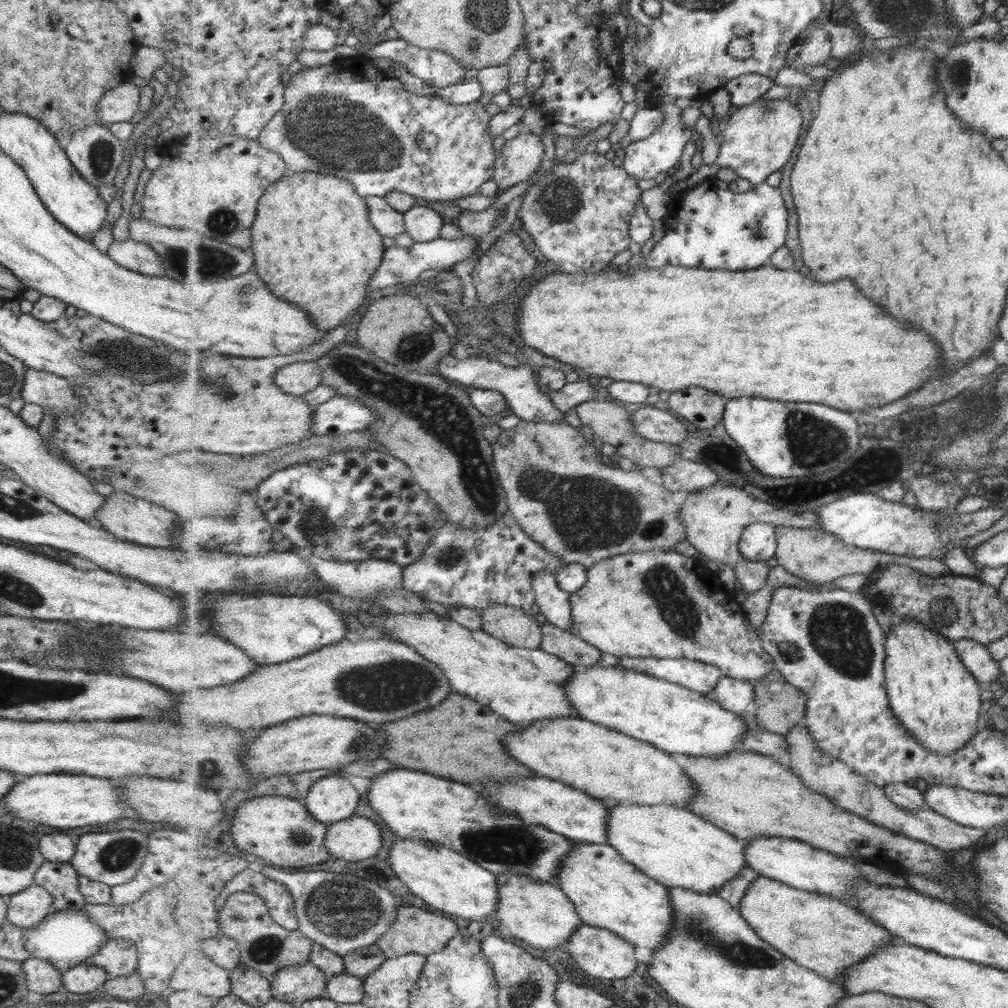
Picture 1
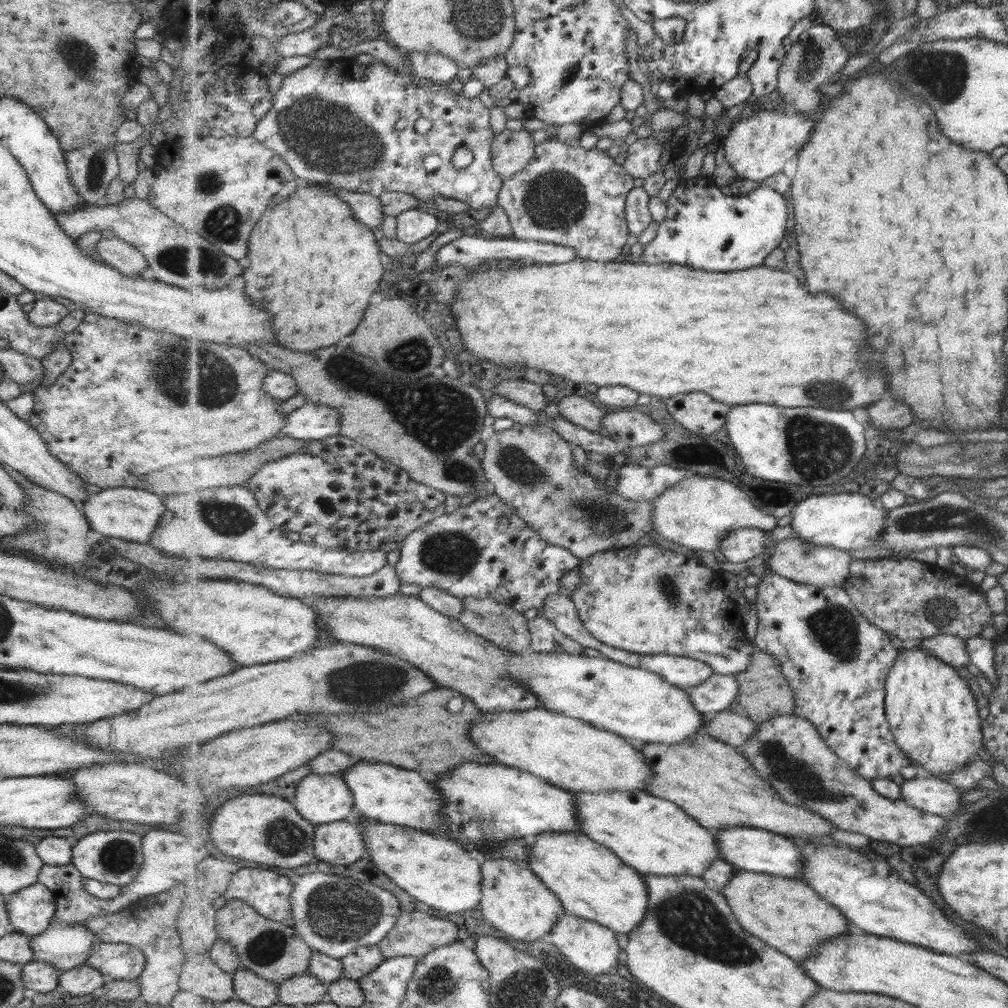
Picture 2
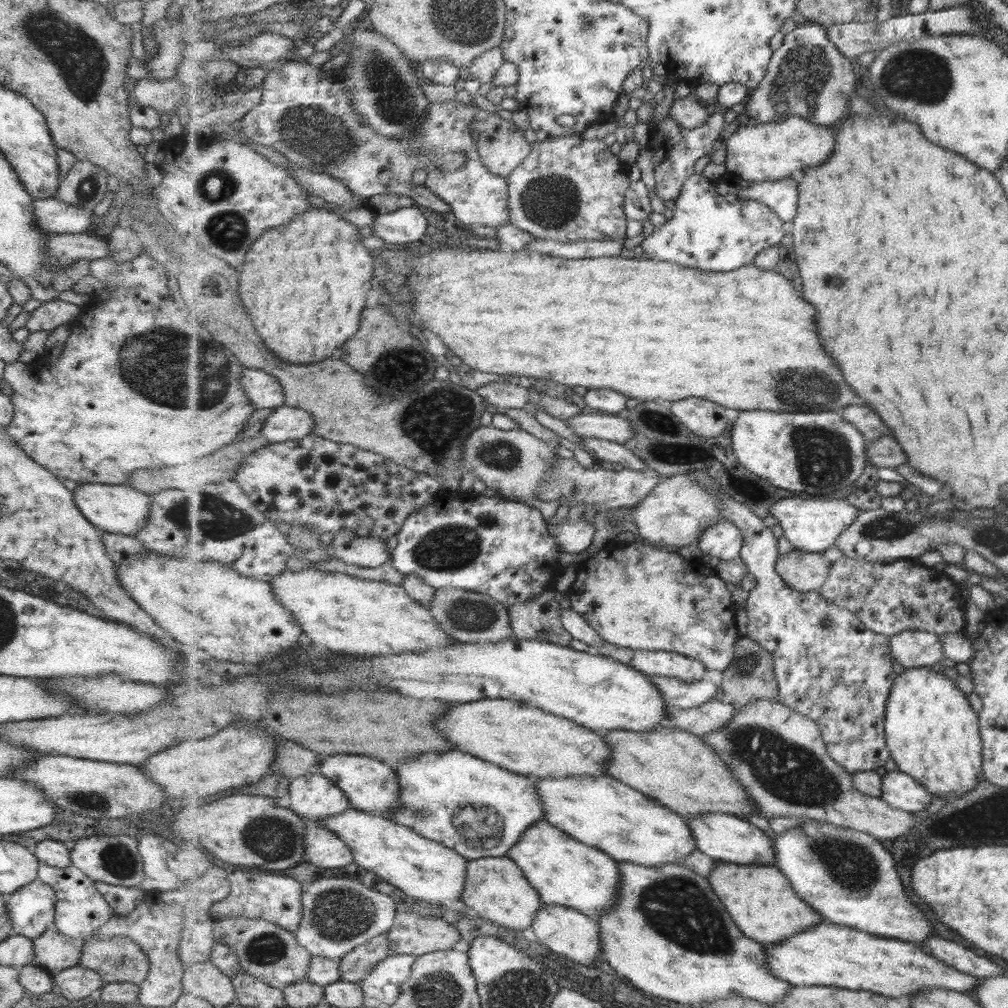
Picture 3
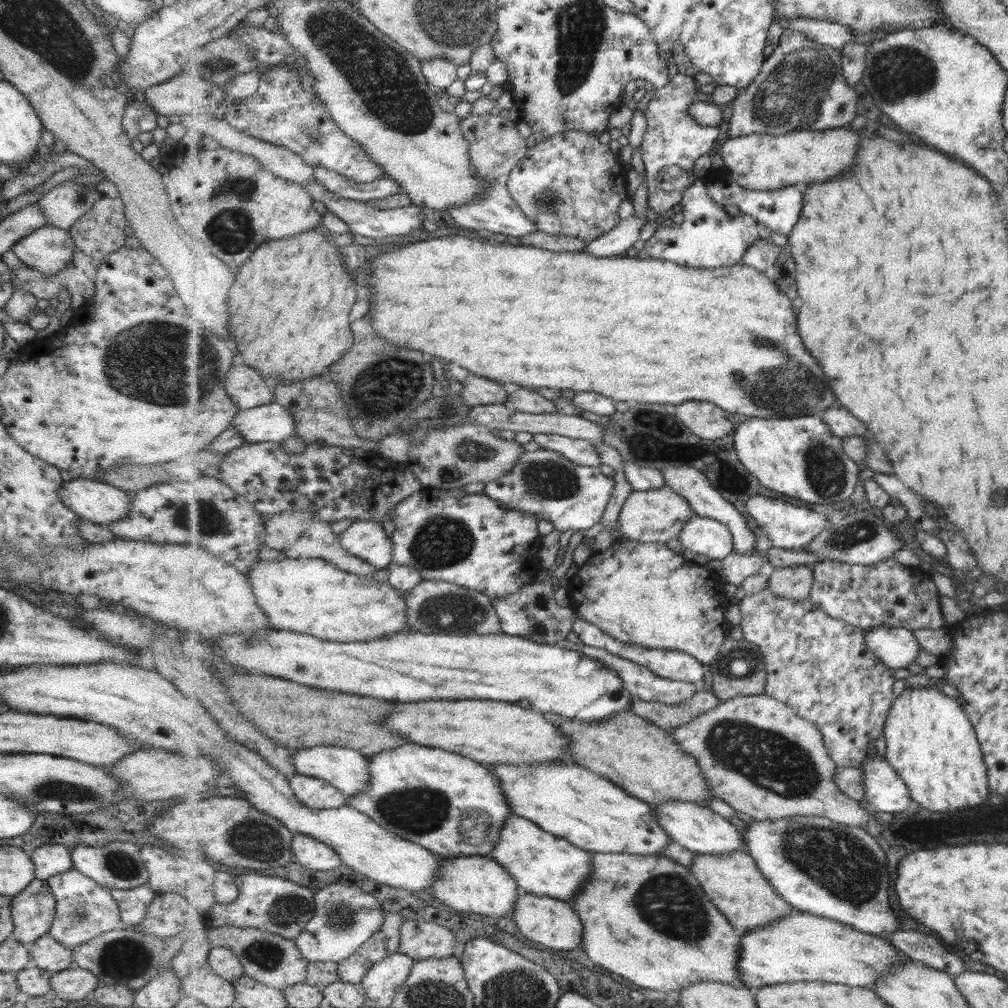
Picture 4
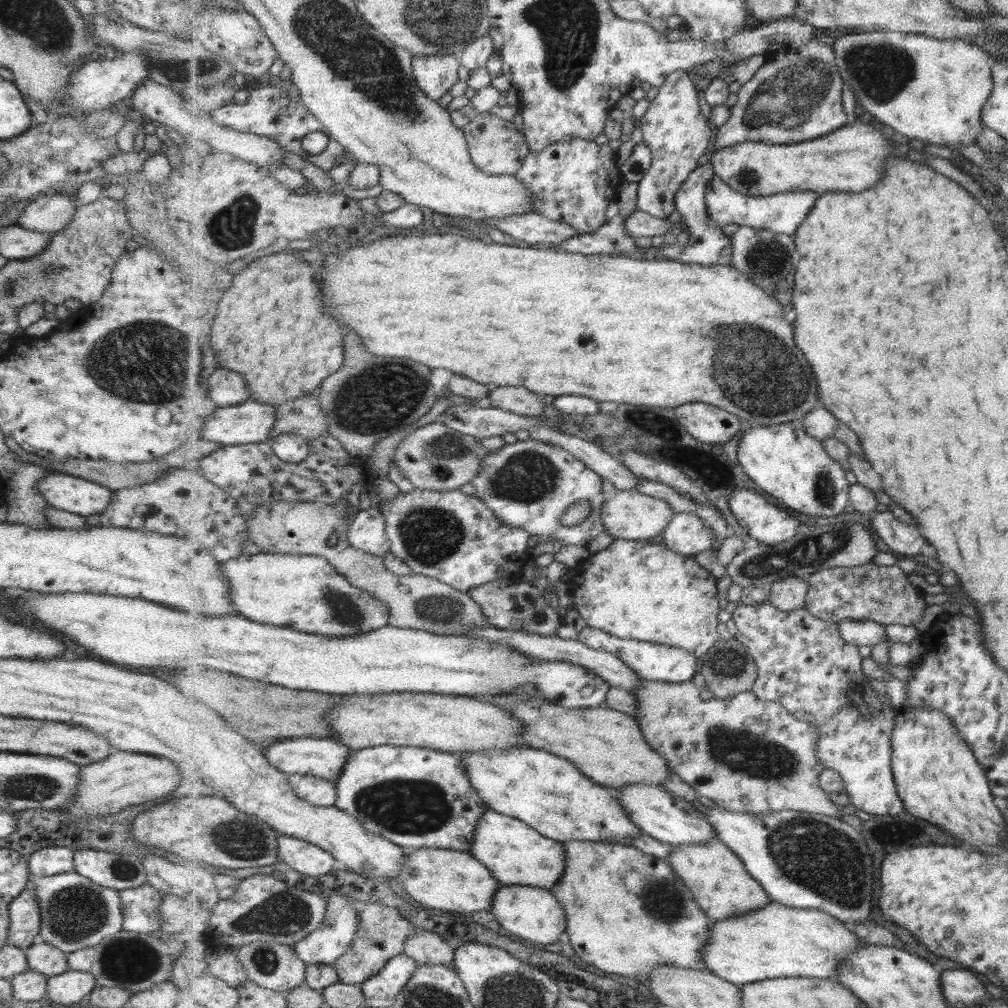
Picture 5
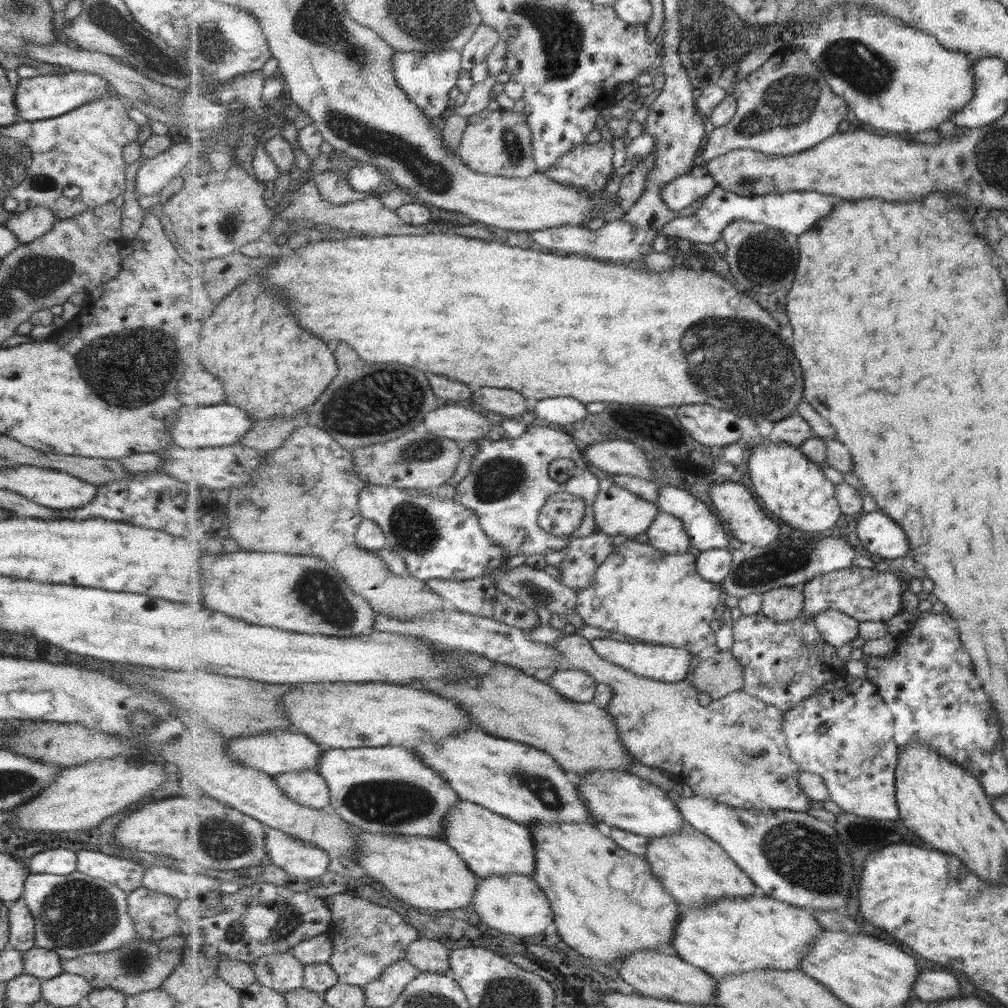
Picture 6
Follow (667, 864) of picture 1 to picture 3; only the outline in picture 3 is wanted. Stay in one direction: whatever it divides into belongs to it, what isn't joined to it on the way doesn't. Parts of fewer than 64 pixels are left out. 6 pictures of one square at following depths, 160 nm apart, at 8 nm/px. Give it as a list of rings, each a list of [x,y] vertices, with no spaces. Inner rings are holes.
[[[611,776],[532,778],[545,811],[544,820],[575,840],[594,846],[617,861],[659,866],[682,862],[698,849],[687,817]]]

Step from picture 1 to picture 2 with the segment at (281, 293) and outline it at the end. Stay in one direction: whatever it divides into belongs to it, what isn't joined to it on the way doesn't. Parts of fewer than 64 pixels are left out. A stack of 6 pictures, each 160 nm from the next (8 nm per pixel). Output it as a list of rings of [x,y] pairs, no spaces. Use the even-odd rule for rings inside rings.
[[[302,183],[287,200],[276,204],[274,208],[263,213],[262,218],[260,218],[260,221],[255,225],[252,232],[255,232],[255,234],[251,236],[251,254],[249,254],[251,266],[248,266],[244,270],[243,278],[240,278],[240,282],[244,285],[244,291],[253,303],[259,302],[259,304],[263,304],[263,308],[273,314],[273,322],[275,324],[272,327],[274,333],[277,334],[276,340],[278,340],[278,344],[294,351],[312,352],[313,350],[333,346],[343,336],[352,335],[358,329],[358,326],[362,324],[362,320],[366,316],[366,310],[370,306],[369,300],[371,300],[373,292],[379,291],[380,282],[383,280],[383,274],[385,274],[383,263],[386,259],[381,255],[381,250],[379,250],[379,244],[377,243],[375,234],[373,234],[373,229],[354,215],[350,204],[347,204],[347,202],[338,196],[333,186],[330,184],[315,183],[307,187],[307,185]]]

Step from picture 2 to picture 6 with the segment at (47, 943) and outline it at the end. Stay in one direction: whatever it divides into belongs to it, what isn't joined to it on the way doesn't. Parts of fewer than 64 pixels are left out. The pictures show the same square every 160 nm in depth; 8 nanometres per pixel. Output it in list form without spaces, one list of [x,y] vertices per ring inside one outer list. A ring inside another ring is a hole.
[[[35,946],[24,951],[22,965],[23,975],[39,980],[48,980],[62,974],[59,956],[51,950]]]

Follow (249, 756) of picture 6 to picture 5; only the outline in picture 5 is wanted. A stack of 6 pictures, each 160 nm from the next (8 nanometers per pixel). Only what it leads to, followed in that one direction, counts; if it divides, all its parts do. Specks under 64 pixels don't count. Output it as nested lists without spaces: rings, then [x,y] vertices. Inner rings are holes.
[[[319,737],[281,739],[263,749],[267,760],[283,773],[288,773],[290,776],[295,774],[319,776],[335,782],[343,774],[344,766],[354,752],[335,738],[320,739]]]

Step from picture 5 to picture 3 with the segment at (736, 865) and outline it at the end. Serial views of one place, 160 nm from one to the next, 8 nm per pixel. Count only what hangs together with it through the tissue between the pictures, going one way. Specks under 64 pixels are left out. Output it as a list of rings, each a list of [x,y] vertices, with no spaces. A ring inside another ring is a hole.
[[[718,861],[708,879],[743,934],[764,945],[781,942],[799,931],[825,921],[822,914],[813,910],[796,893],[787,875],[777,866]]]

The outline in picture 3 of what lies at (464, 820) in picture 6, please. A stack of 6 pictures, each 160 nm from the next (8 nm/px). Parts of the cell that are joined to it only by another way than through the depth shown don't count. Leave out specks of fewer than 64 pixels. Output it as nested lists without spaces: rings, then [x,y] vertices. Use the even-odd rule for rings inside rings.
[[[545,820],[529,826],[506,856],[518,863],[547,904],[568,906],[599,919],[614,907],[620,895],[619,861],[594,846],[575,840]]]

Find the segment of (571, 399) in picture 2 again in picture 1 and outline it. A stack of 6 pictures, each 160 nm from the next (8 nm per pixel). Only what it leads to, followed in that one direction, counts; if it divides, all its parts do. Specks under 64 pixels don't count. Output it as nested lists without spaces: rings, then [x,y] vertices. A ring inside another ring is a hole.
[[[593,399],[582,402],[574,408],[580,422],[587,425],[595,436],[603,443],[611,444],[616,449],[616,456],[623,456],[633,463],[640,465],[645,471],[656,474],[658,471],[669,468],[676,464],[680,457],[678,450],[680,445],[673,445],[667,442],[653,442],[645,436],[641,436],[632,423],[633,411],[619,406],[618,402],[603,402]]]

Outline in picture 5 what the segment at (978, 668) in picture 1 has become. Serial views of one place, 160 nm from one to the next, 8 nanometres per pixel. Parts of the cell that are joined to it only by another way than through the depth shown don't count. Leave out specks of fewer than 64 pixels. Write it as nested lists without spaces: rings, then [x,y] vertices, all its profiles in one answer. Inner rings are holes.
[[[844,620],[839,623],[839,633],[846,644],[873,646],[879,642],[893,644],[885,625],[875,621]]]

